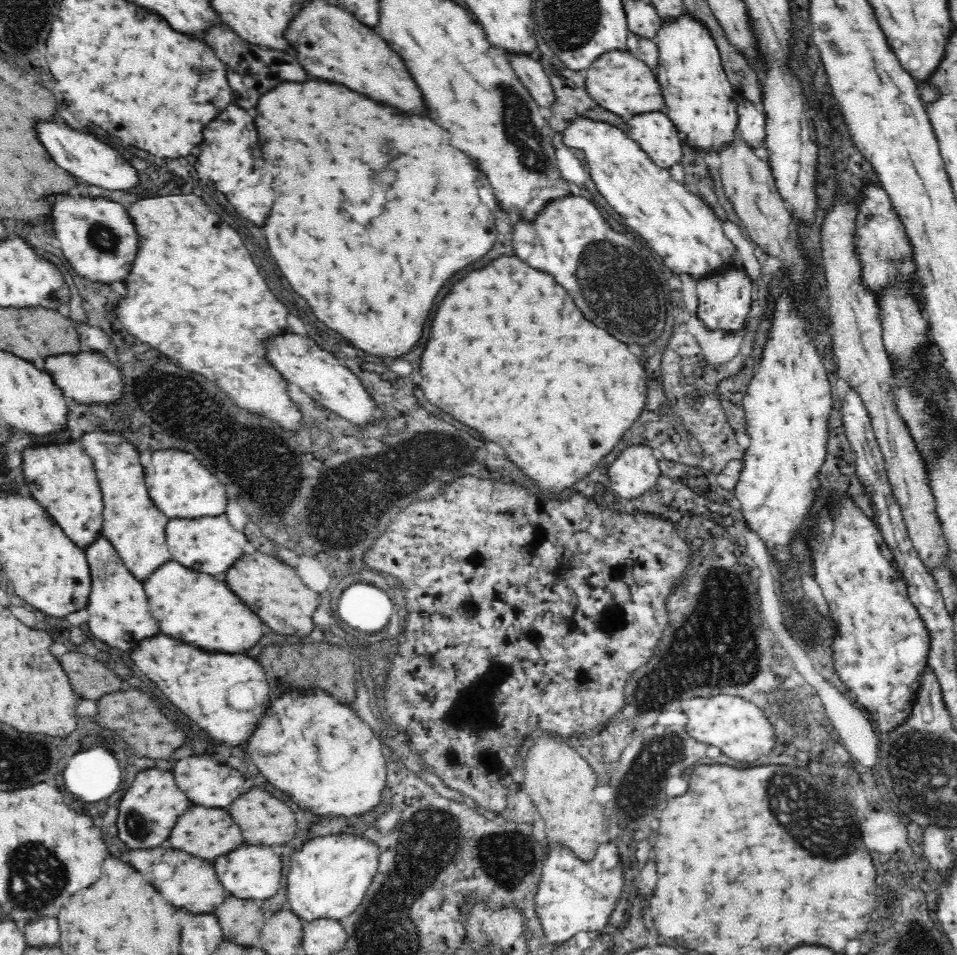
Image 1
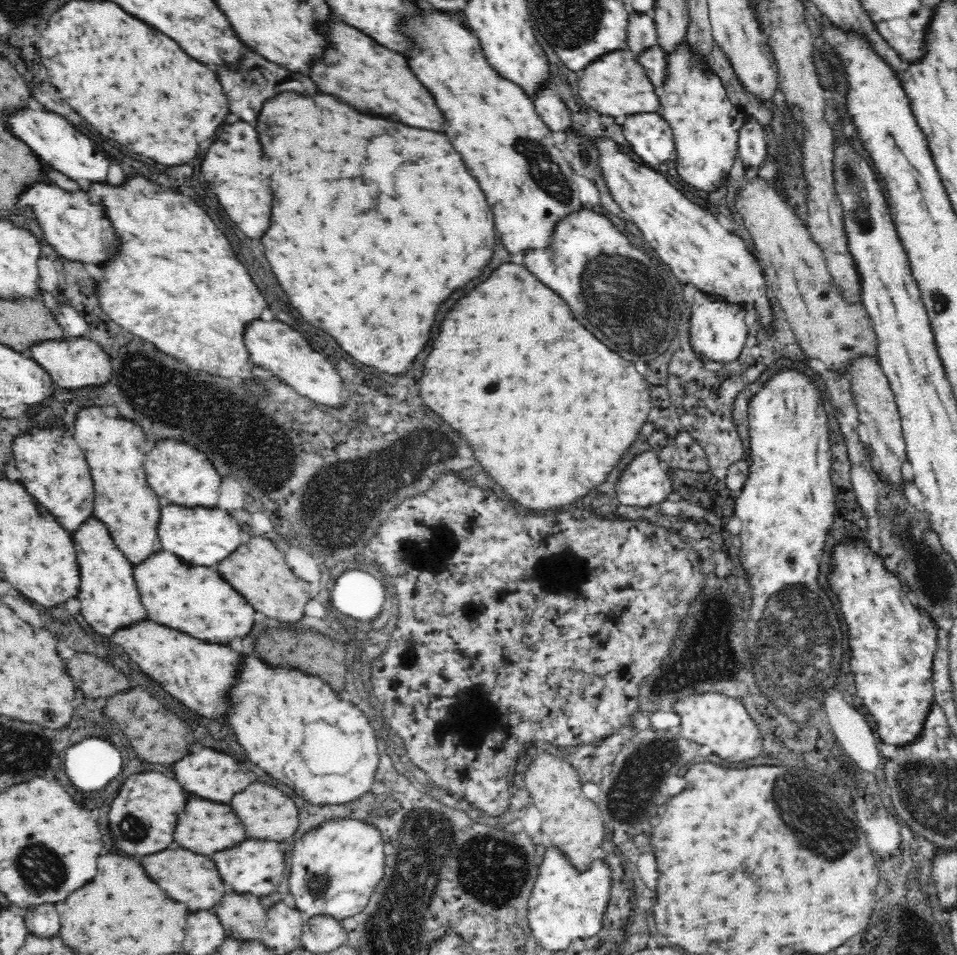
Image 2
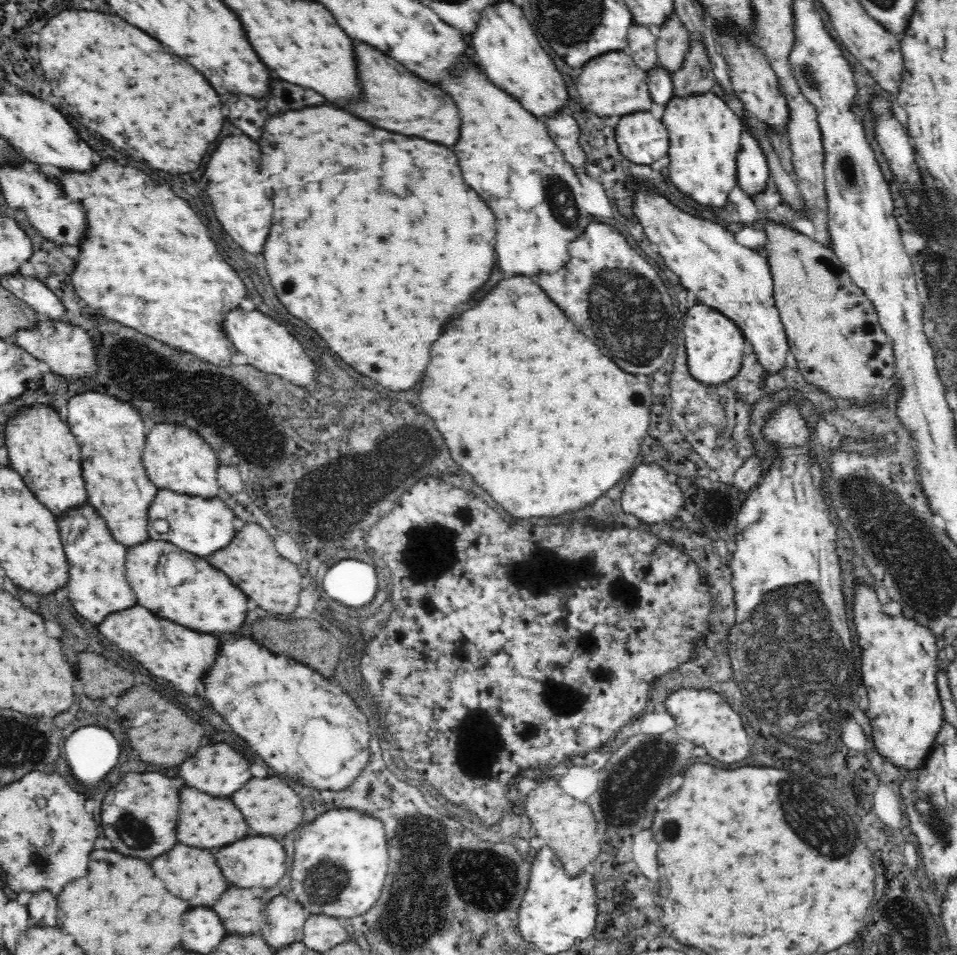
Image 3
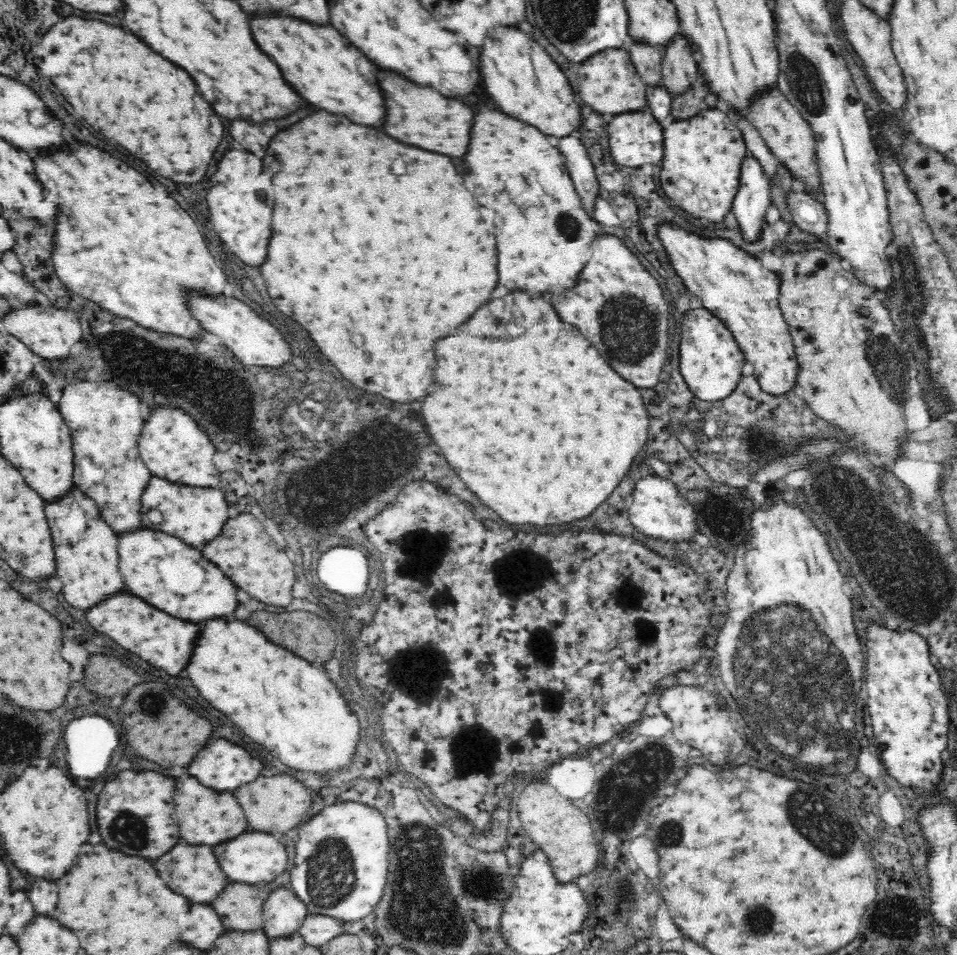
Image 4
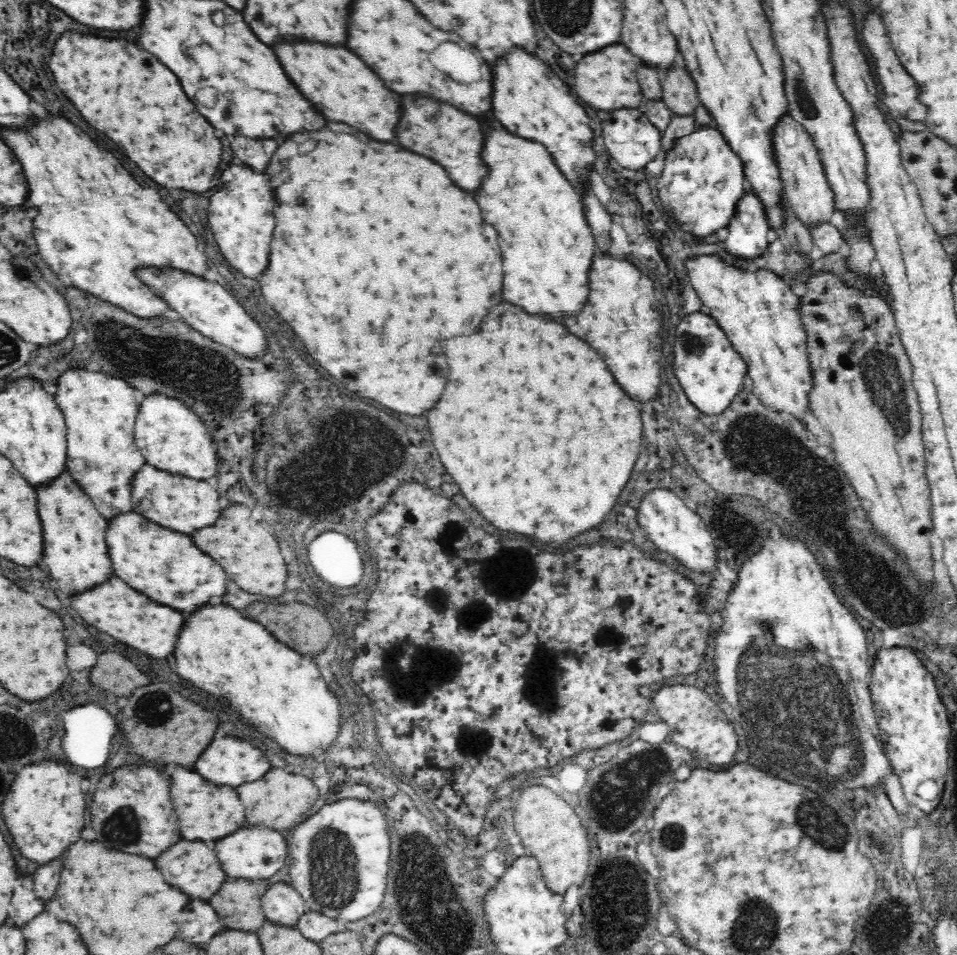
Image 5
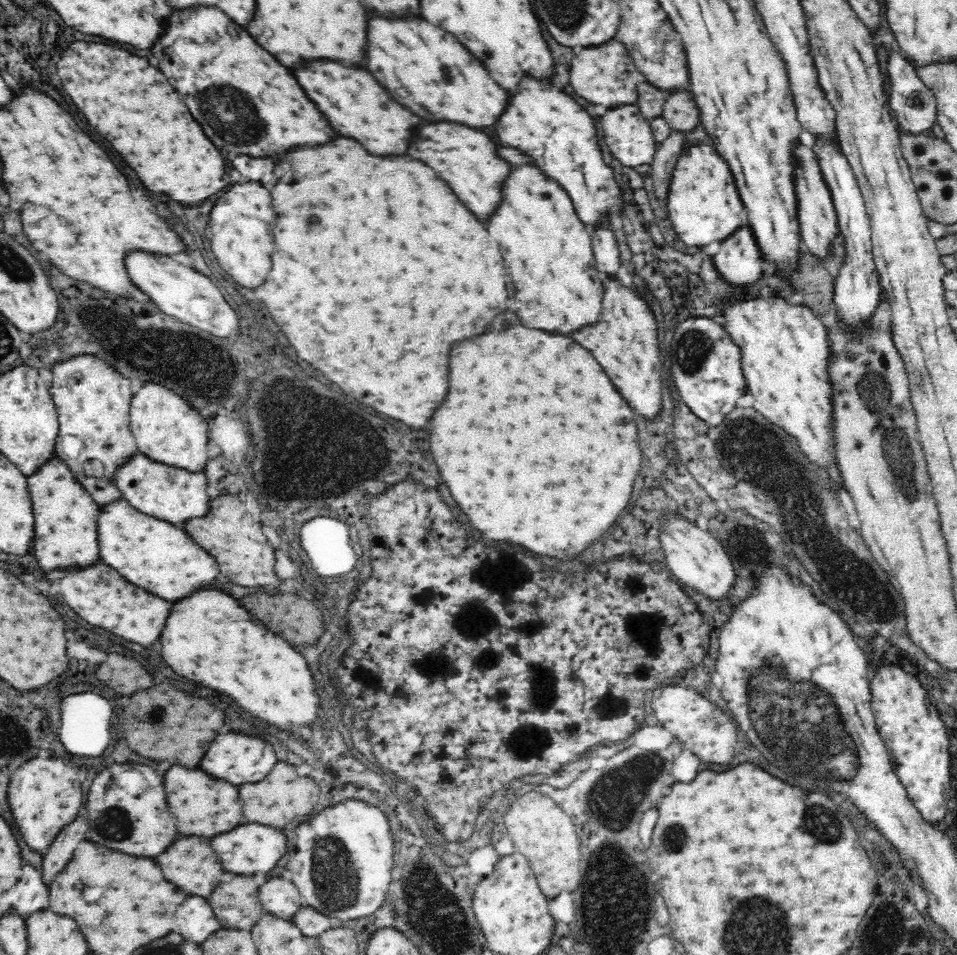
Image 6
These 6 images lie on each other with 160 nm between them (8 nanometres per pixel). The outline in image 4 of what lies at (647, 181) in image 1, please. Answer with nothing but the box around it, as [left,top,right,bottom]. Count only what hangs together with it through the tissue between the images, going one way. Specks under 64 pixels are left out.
[656,222,798,394]

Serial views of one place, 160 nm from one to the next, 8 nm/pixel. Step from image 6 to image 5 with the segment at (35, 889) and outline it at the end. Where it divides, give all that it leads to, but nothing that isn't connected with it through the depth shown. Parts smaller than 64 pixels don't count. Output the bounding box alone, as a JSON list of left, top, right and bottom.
[8,878,44,928]

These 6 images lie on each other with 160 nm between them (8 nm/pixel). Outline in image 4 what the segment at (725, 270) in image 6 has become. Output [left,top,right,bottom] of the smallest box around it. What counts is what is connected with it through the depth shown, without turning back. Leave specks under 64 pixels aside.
[731,152,771,241]

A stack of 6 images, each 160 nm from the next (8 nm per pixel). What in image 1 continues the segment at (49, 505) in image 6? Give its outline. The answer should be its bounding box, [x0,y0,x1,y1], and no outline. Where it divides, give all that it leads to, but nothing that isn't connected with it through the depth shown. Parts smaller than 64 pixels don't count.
[86,537,161,654]

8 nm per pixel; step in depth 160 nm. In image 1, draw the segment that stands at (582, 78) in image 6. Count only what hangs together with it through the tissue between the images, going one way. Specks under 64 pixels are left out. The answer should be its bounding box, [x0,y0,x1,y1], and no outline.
[586,50,662,116]

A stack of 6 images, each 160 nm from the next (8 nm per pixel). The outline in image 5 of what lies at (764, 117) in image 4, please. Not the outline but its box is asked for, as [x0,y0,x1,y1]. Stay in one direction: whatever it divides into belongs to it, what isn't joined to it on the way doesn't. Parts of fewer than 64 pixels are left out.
[771,113,834,224]

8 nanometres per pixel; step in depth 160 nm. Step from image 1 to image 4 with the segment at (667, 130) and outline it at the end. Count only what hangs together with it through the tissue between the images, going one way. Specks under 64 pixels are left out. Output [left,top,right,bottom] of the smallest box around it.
[608,112,664,168]

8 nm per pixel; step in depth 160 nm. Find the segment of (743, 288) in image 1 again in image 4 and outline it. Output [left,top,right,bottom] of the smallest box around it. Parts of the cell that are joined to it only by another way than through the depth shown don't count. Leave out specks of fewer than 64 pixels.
[679,307,747,400]

